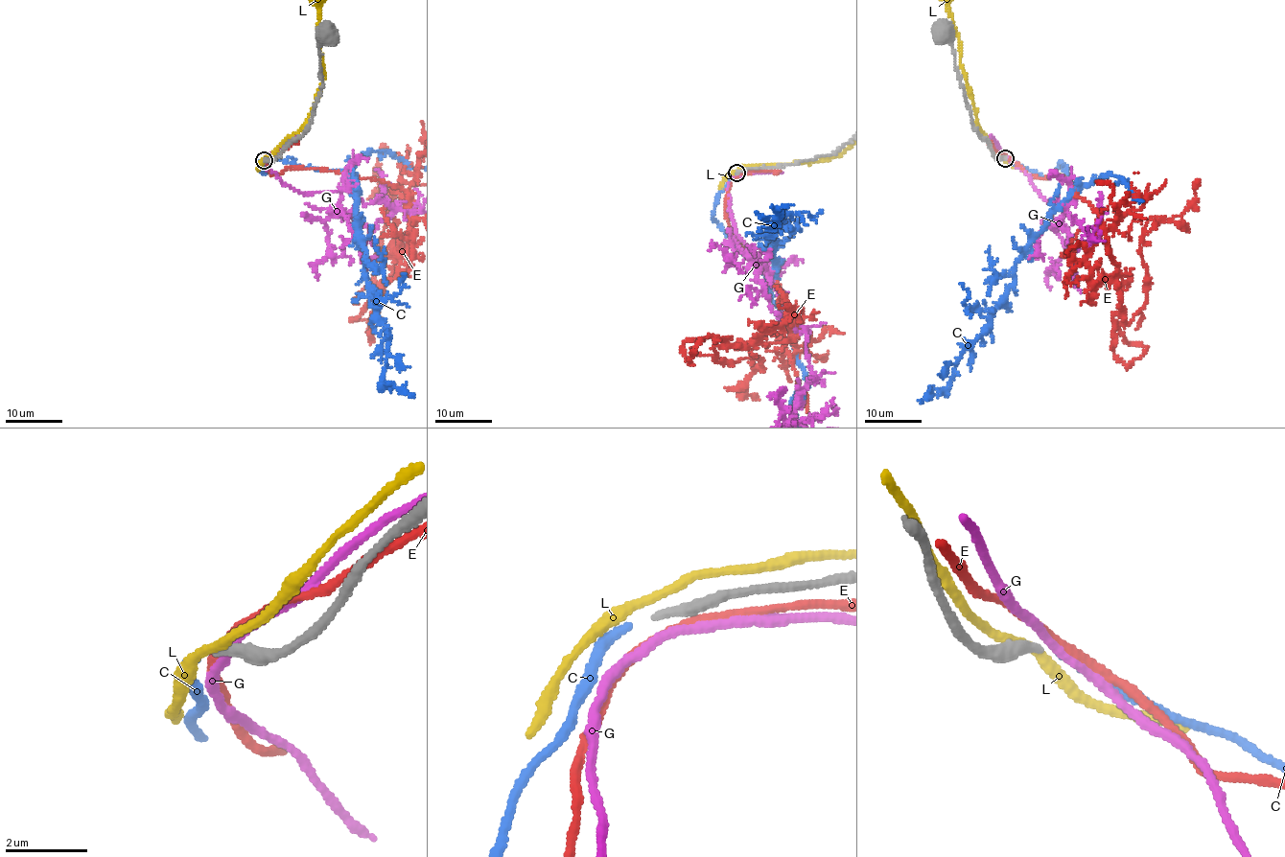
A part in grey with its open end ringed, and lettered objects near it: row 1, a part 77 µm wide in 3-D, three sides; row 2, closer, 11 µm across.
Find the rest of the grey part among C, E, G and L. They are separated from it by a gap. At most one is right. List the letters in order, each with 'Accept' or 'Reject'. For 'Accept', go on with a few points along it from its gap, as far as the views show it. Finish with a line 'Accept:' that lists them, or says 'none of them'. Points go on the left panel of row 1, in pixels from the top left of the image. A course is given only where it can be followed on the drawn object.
C: Accept
E: Reject
G: Reject
L: Reject
Accept: C

